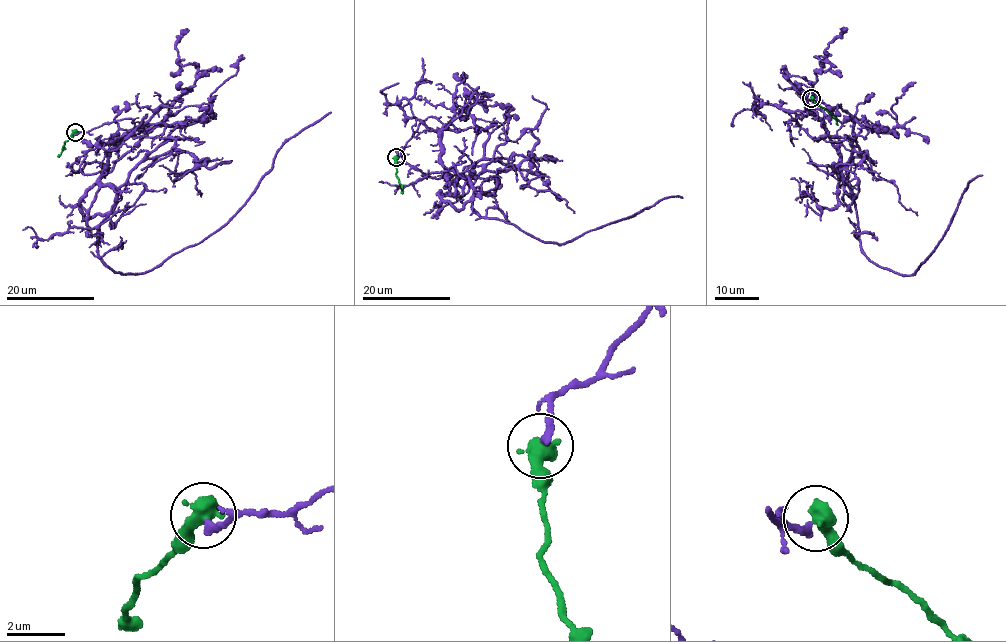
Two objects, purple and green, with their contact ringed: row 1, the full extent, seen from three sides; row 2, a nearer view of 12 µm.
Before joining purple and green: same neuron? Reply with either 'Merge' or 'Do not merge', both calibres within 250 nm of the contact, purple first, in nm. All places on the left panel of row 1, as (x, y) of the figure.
Merge. Thickness 260 nm (purple) against 650 nm

